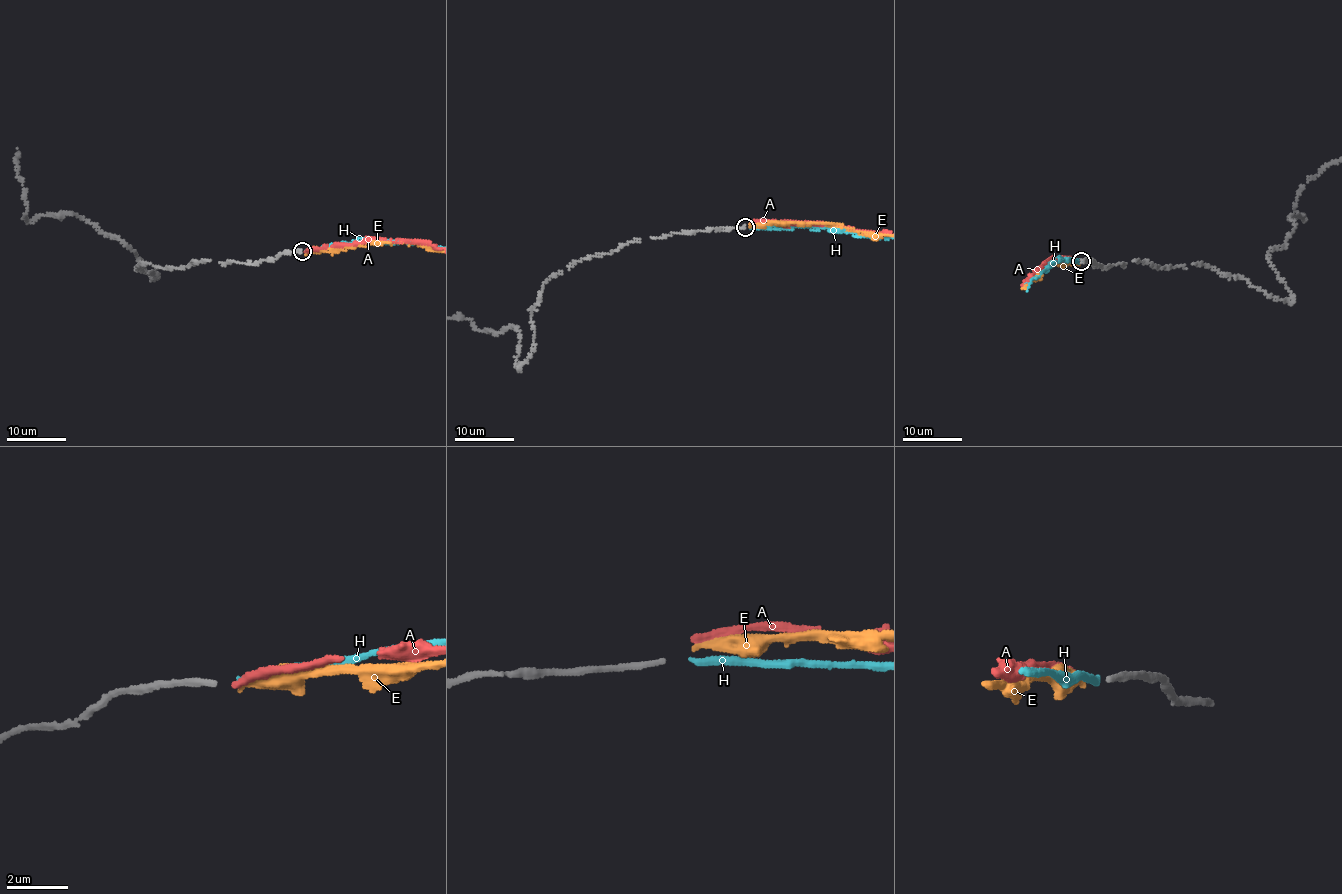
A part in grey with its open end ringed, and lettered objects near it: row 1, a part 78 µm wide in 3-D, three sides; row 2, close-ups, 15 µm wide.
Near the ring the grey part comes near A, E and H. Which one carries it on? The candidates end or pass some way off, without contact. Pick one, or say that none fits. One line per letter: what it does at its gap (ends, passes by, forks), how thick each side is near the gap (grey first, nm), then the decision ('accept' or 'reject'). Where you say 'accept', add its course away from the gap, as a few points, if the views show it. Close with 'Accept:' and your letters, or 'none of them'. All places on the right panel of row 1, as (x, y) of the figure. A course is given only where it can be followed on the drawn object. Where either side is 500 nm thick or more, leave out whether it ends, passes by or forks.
A: it ends; calibres 190 and 280 nm; reject
E: it ends; calibres 190 and 240 nm; reject
H: it ends; calibres 190 and 240 nm; reject
Accept: none of them

